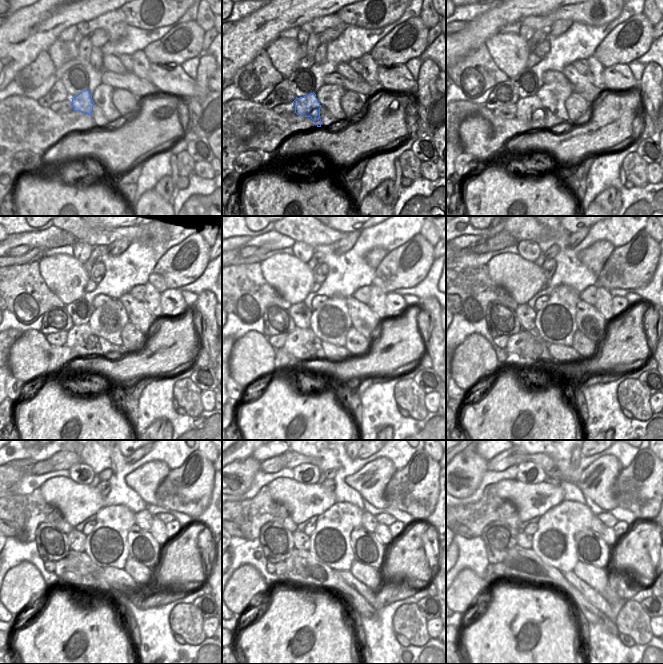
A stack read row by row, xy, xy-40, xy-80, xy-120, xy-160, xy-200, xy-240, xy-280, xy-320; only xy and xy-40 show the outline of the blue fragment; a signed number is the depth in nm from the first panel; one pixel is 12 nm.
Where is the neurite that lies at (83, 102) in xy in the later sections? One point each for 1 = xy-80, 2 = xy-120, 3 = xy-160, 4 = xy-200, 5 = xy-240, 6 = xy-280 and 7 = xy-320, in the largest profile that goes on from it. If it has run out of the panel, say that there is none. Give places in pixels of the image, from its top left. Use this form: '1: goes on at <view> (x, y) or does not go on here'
1: goes on at xy-80 (526, 107)
2: goes on at xy-120 (77, 336)
3: goes on at xy-160 (297, 339)
4: goes on at xy-200 (517, 342)
5: goes on at xy-240 (61, 566)
6: goes on at xy-280 (280, 567)
7: goes on at xy-320 (499, 568)

